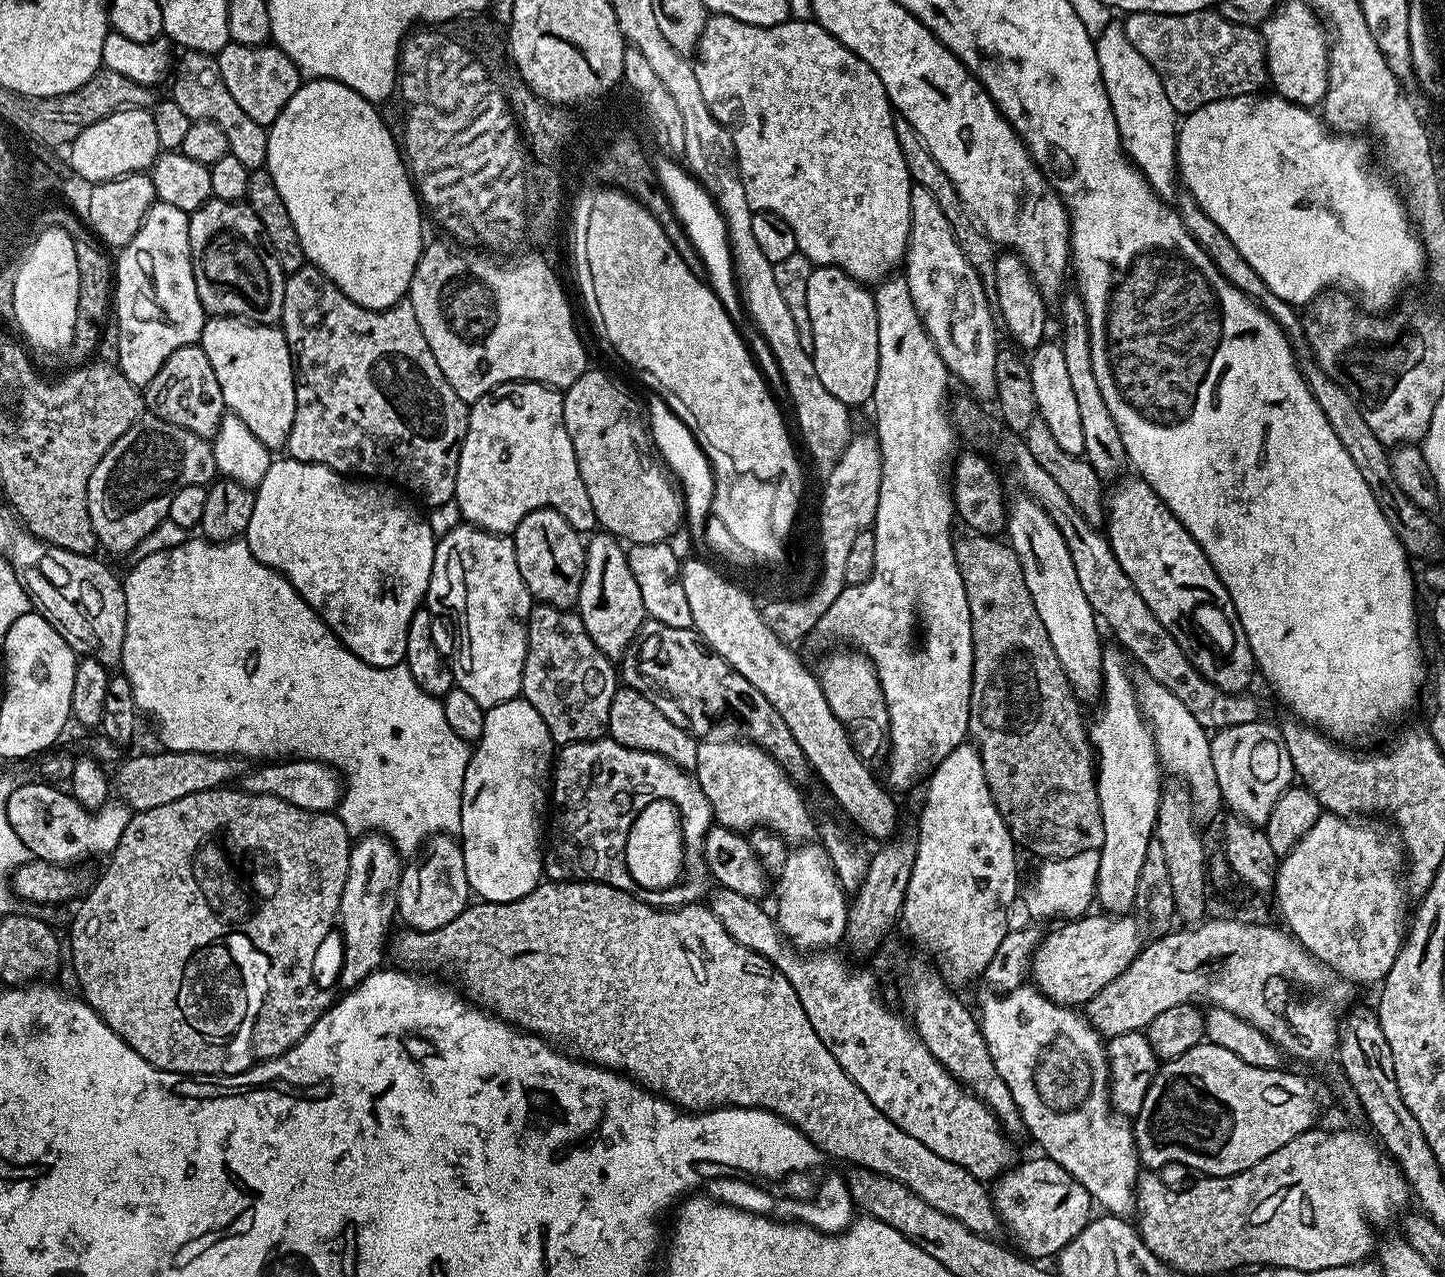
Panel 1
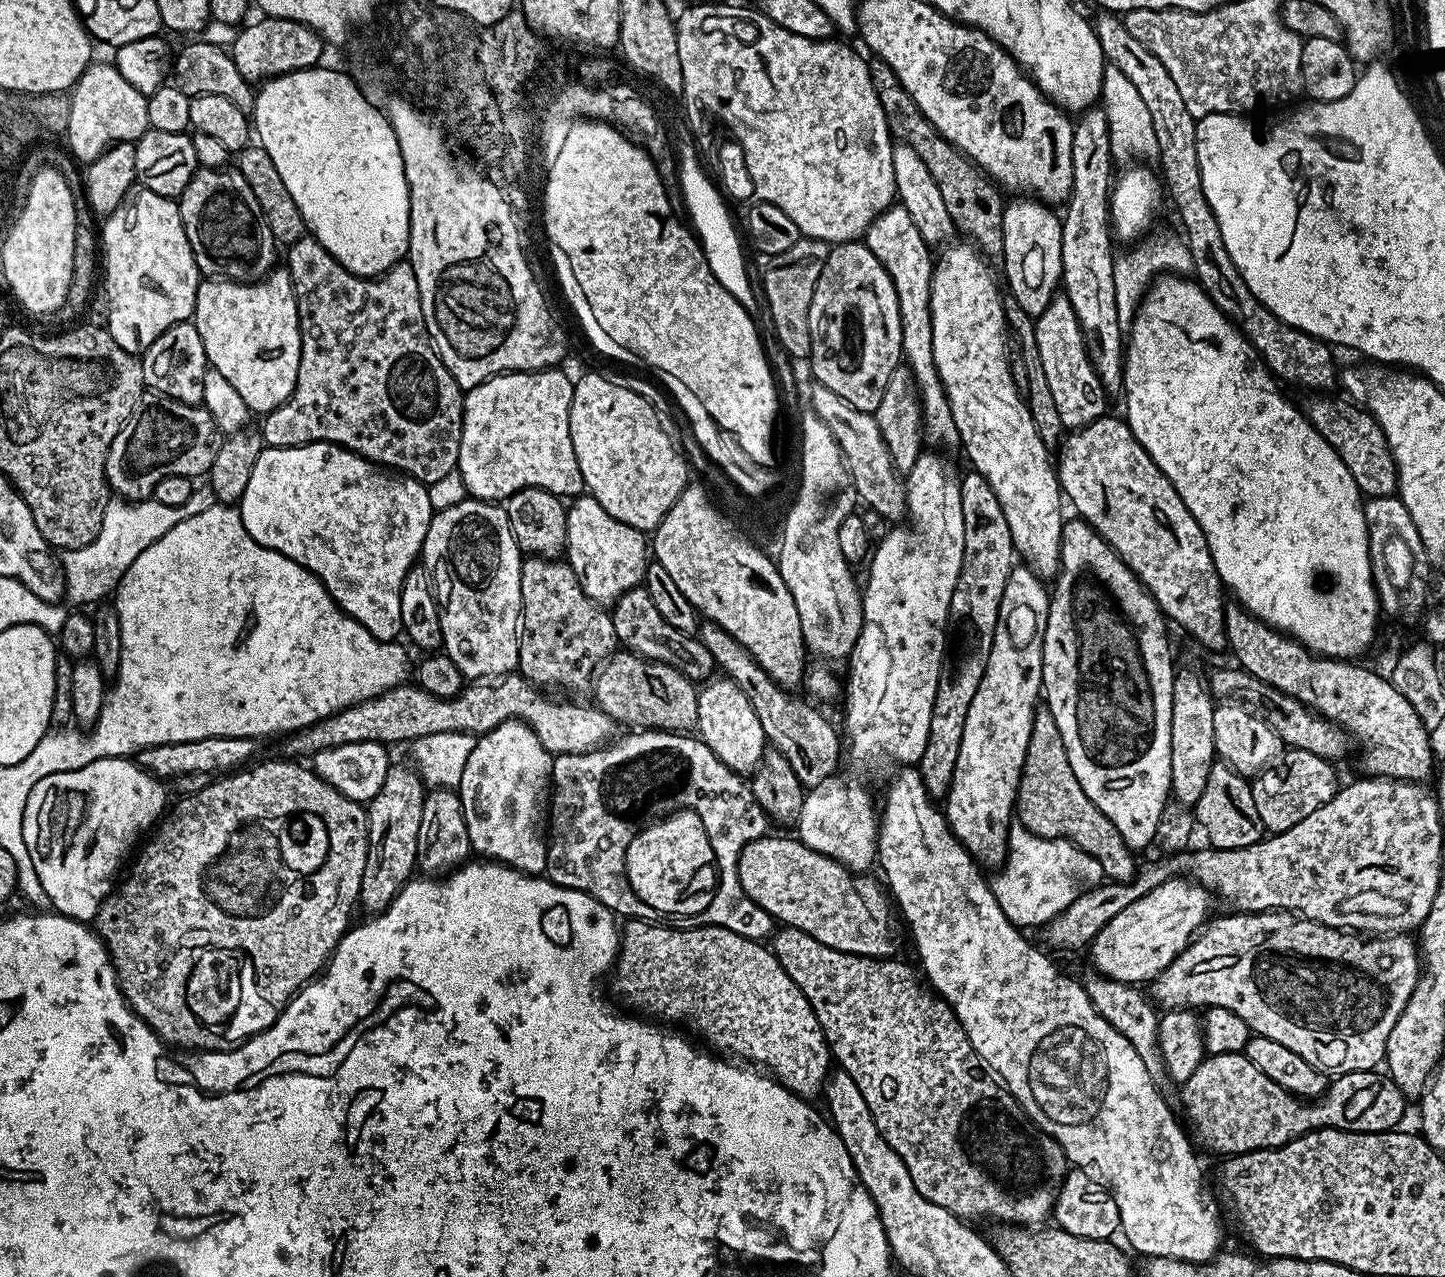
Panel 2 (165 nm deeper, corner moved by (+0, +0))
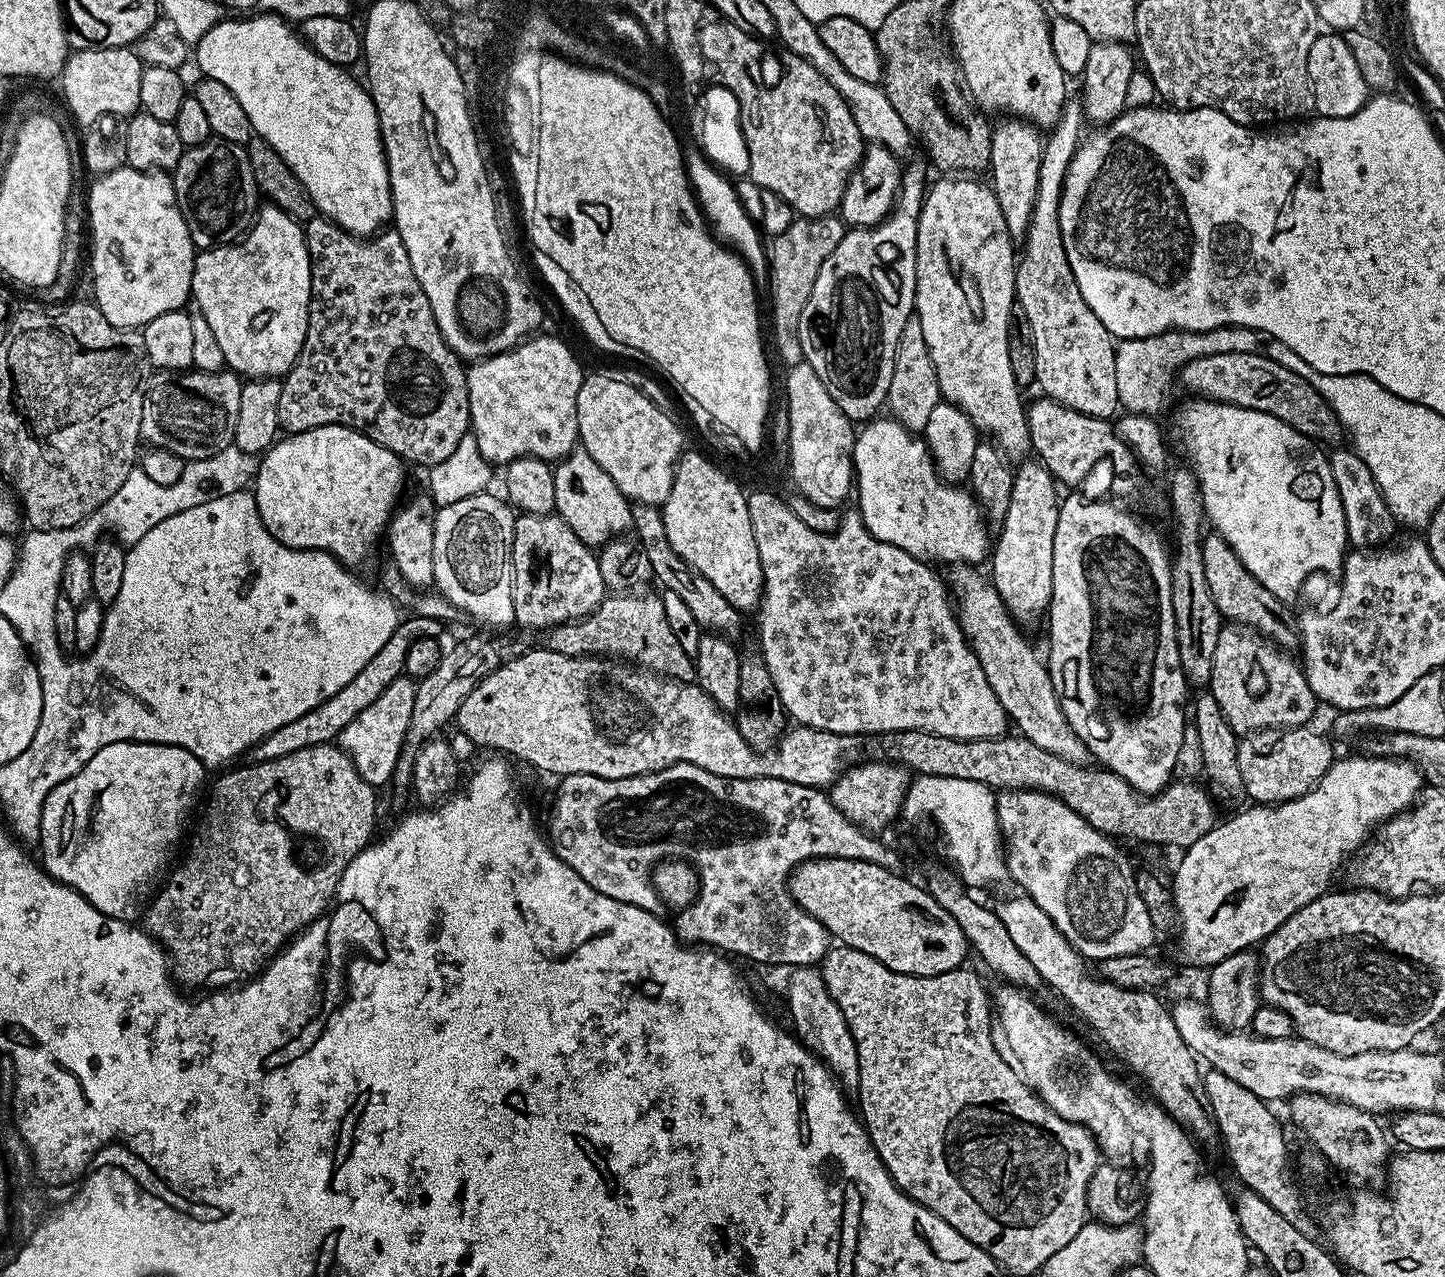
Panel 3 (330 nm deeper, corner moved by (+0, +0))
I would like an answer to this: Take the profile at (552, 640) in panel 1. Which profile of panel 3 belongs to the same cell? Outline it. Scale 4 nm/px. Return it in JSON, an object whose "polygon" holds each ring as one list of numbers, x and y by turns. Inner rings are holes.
{"polygon":[[516,516,512,535,512,601,517,625,547,630,569,620,581,620,603,602,605,595,597,553,581,542,561,516]]}

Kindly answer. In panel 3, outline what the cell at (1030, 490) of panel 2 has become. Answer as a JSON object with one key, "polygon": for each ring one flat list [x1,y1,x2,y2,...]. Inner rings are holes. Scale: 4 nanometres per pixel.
{"polygon":[[956,174,951,178,940,178,927,189,924,205,918,218,918,234,916,235,916,306,915,315,922,322,922,334,926,338,926,346,930,346,930,358,934,362,934,370,938,374,938,386,941,397,947,403,958,406,965,412,977,433,991,438,999,444,1000,449,1008,457,1009,461,1020,462,1025,459,1024,455,1032,452,1032,438,1028,429,1028,414,1026,400,1023,400,1022,390,1014,382,1014,370,1010,370,1010,354,1008,353,1008,327,1012,310,1016,304,1016,266,1018,252,1012,249,1014,238,1006,226,1006,218,1002,214,1002,206,998,206,998,198,992,192,987,183,979,184,979,179,969,178,964,174]]}

